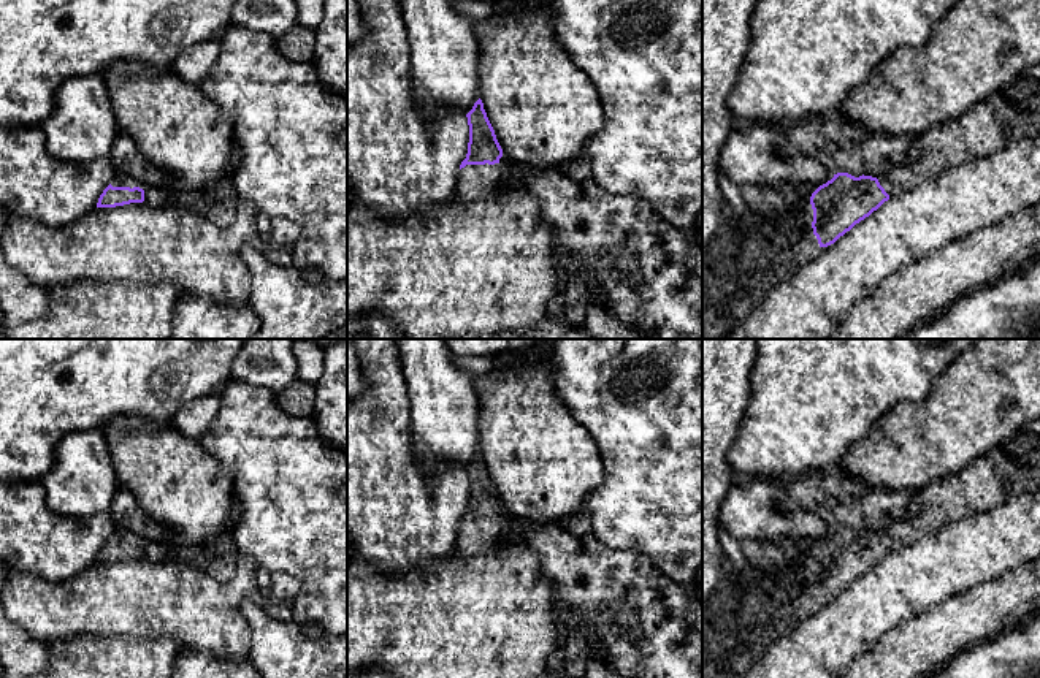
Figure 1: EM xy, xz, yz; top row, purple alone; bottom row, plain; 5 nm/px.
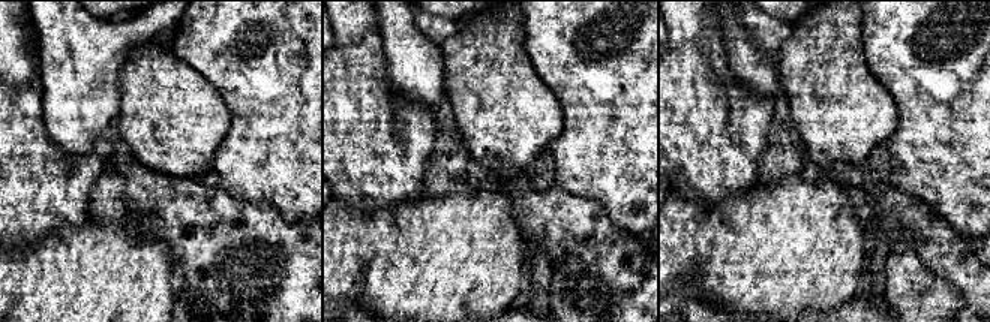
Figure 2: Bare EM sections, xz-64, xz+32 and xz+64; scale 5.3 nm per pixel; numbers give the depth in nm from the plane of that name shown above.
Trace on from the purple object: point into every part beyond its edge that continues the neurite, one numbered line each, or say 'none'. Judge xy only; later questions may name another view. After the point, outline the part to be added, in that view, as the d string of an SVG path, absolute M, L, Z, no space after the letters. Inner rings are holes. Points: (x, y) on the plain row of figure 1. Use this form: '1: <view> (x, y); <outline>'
1: xy (119, 534); M116 529L111 535L111 540L113 542L130 542L130 543L140 542L143 545L146 543L146 540L141 535L130 532L130 531L124 531L124 529Z

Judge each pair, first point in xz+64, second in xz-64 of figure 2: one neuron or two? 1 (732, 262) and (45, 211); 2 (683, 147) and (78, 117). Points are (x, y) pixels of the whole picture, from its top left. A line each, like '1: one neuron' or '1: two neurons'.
1: two neurons
2: two neurons

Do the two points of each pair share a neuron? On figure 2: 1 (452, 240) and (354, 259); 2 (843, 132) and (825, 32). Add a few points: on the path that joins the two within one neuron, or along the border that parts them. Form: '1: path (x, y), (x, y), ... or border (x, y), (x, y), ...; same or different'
1: path (428, 259), (378, 259); same
2: path (839, 107), (834, 102), (834, 60), (831, 57); same

